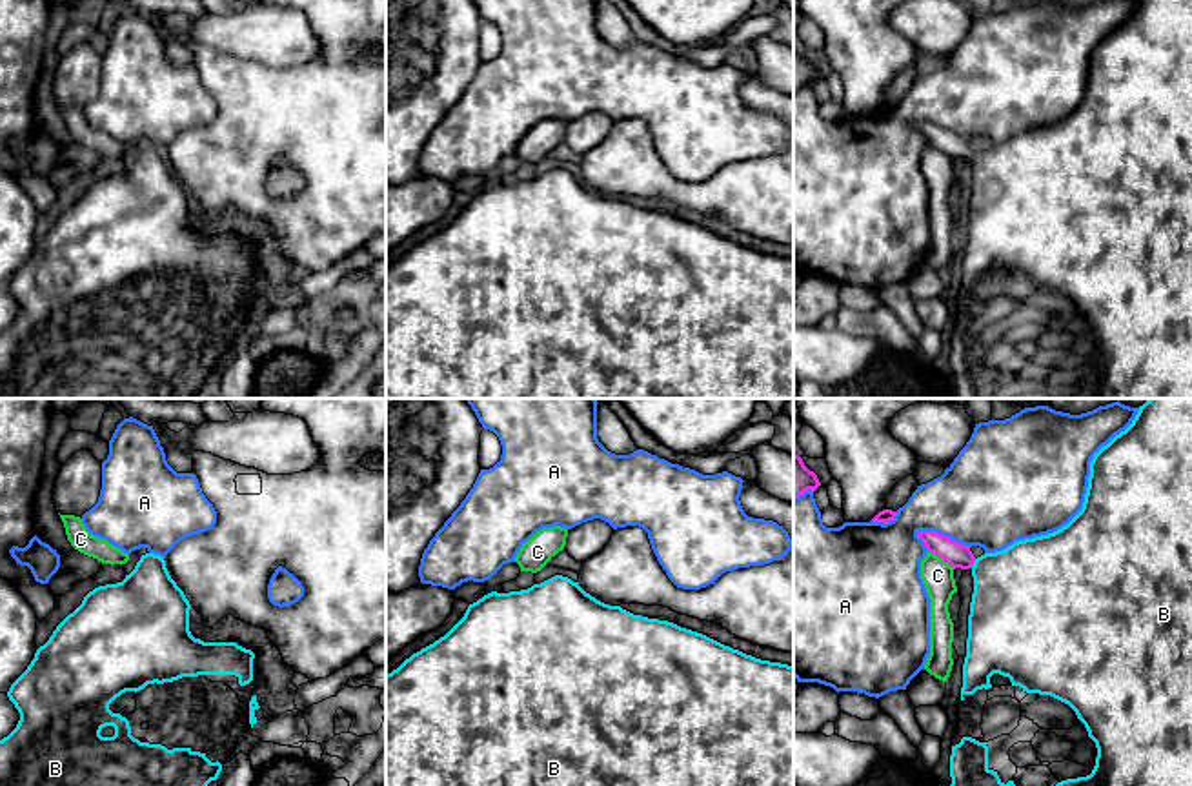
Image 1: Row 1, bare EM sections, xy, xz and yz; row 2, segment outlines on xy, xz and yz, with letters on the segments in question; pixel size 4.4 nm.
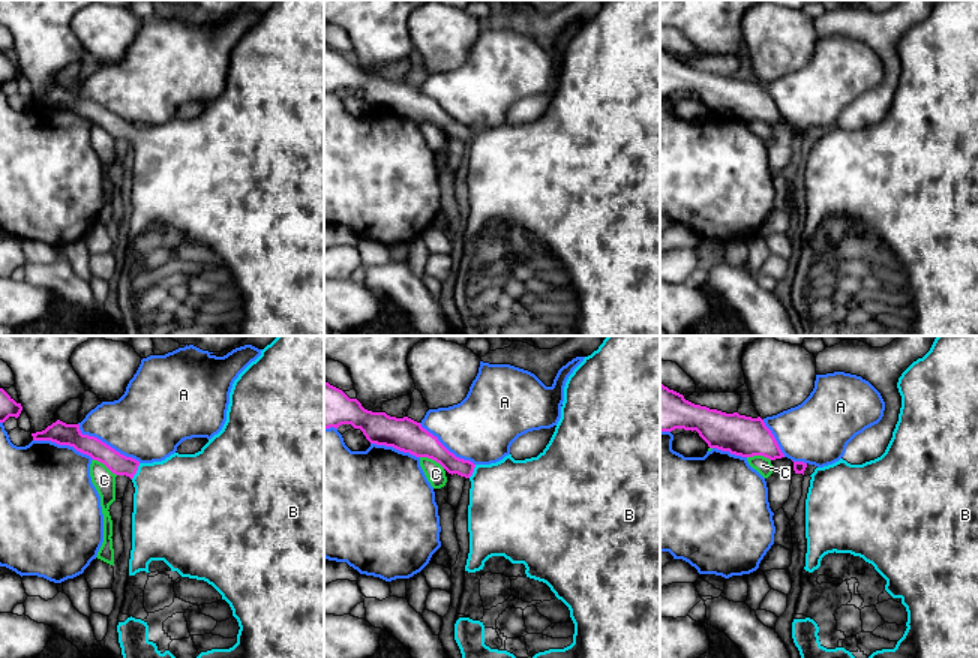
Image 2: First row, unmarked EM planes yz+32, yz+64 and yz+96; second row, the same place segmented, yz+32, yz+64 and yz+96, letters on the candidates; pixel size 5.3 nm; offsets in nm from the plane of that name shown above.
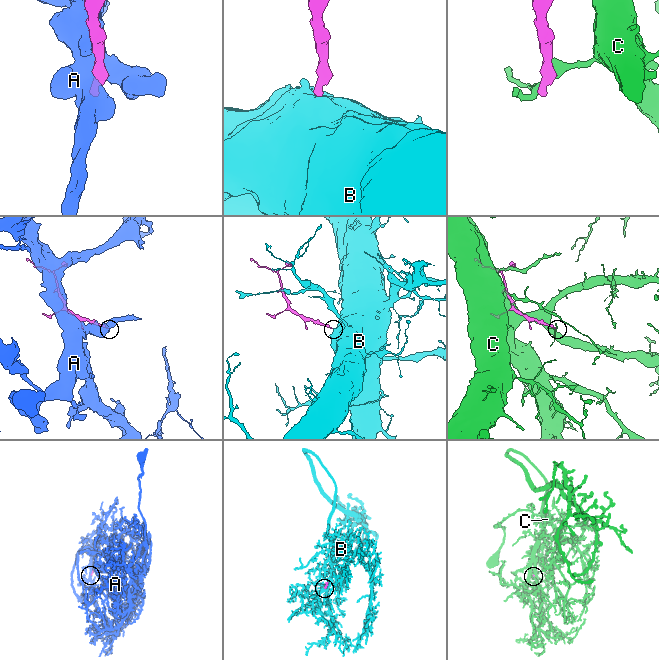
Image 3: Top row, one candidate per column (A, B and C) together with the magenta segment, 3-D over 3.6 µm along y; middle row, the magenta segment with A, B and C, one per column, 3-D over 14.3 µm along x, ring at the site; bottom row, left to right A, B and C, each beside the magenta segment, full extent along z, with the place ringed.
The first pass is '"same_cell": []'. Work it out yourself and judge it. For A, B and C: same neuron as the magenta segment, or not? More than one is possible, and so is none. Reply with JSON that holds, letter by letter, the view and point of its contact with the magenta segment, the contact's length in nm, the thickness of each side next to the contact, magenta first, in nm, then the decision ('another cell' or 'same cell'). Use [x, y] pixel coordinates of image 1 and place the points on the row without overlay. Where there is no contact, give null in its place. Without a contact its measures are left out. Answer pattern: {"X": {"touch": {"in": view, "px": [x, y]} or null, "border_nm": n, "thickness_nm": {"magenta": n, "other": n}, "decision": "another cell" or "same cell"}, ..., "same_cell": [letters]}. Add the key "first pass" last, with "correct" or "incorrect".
{"A": {"touch": {"in": "yz", "px": [943, 128]}, "border_nm": 260, "thickness_nm": {"magenta": 110, "other": 420}, "decision": "another cell"}, "B": {"touch": {"in": "yz", "px": [974, 153]}, "border_nm": 50, "thickness_nm": {"magenta": 110, "other": 420}, "decision": "same cell"}, "C": {"touch": {"in": "yz", "px": [941, 150]}, "border_nm": 150, "thickness_nm": {"magenta": 110, "other": 140}, "decision": "another cell"}, "same_cell": ["B"], "first pass": "incorrect"}

